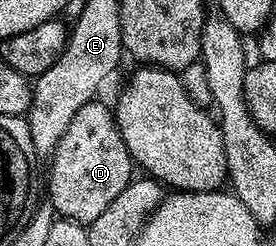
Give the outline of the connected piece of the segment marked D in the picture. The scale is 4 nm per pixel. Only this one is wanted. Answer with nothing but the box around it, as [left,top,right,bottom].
[49,98,136,226]

